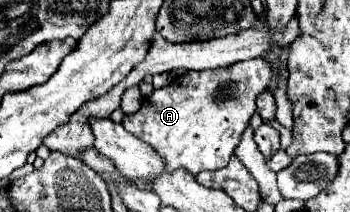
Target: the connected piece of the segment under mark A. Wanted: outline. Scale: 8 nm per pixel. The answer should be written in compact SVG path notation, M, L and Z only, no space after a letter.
M268 60L236 62L220 70L188 72L166 88L154 90L136 114L124 116L122 126L150 144L166 162L166 170L184 168L190 174L220 170L234 154L242 132L256 112L256 98L270 88L272 66Z

